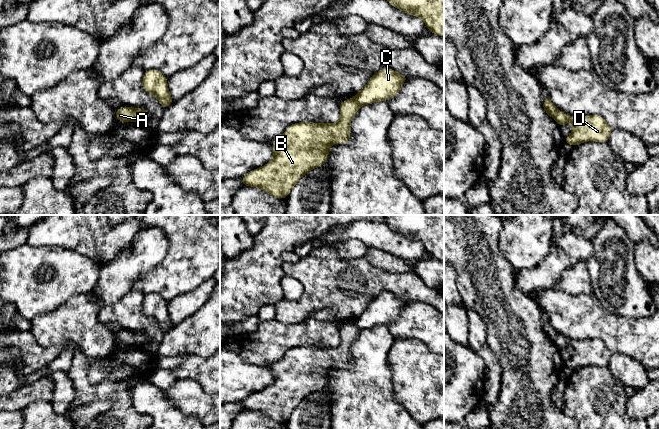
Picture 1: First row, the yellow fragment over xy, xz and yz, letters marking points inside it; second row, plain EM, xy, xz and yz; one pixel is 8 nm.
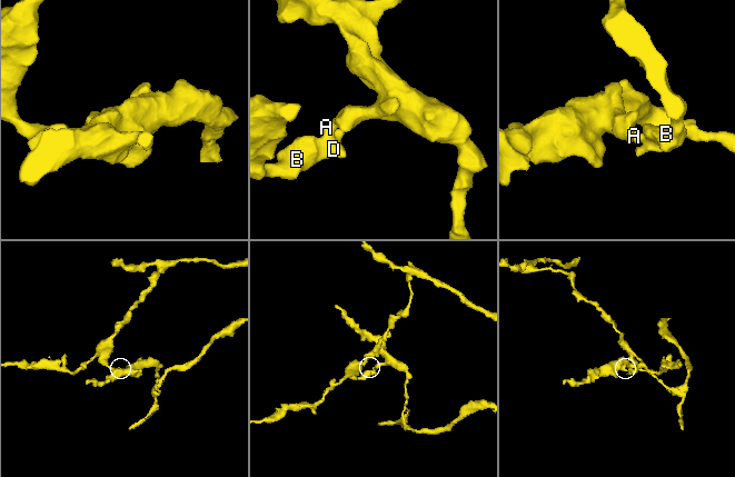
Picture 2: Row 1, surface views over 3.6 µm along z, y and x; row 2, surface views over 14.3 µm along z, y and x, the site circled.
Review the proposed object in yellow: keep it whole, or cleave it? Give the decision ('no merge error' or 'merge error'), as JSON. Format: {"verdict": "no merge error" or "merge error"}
{"verdict": "merge error"}

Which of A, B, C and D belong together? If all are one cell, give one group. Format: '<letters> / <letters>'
A B D / C

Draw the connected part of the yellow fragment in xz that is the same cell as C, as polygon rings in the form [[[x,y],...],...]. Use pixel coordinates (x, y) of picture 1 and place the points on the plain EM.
[[[382,292],[372,299],[367,309],[363,311],[353,323],[360,329],[369,329],[374,326],[388,325],[396,321],[401,310],[409,301],[395,296],[390,292]]]

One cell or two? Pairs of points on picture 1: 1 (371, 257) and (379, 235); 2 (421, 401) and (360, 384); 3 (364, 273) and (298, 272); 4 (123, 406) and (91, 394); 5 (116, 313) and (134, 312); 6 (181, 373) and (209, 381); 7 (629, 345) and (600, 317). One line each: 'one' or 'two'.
1: two
2: two
3: one
4: one
5: one
6: one
7: one

